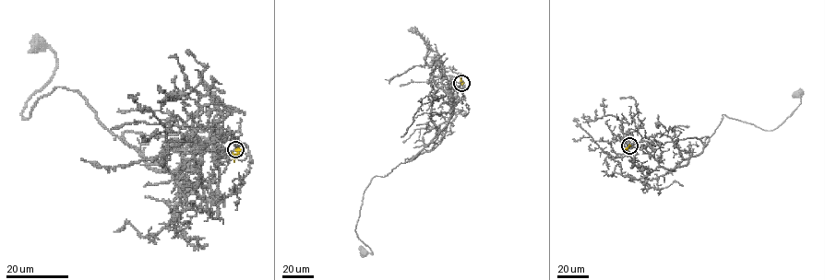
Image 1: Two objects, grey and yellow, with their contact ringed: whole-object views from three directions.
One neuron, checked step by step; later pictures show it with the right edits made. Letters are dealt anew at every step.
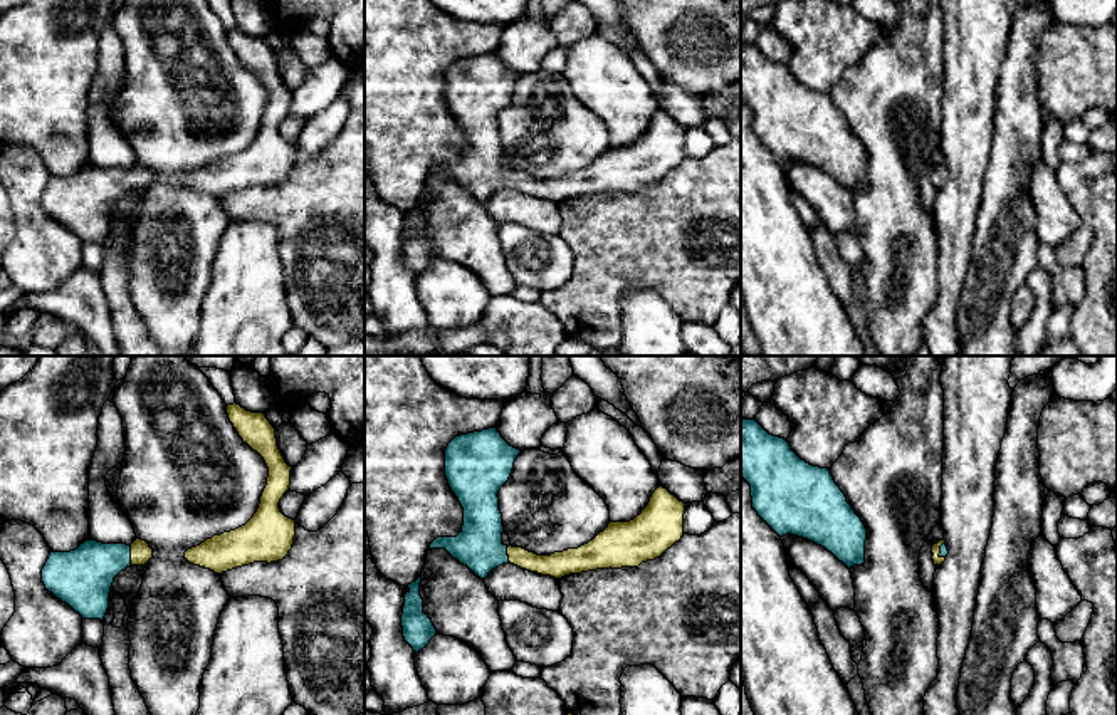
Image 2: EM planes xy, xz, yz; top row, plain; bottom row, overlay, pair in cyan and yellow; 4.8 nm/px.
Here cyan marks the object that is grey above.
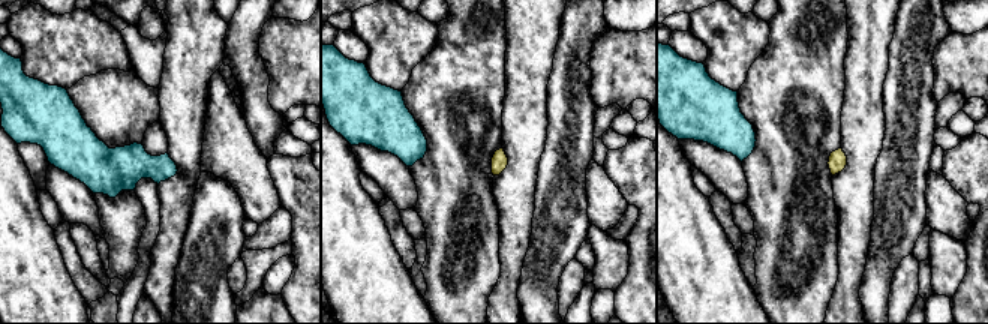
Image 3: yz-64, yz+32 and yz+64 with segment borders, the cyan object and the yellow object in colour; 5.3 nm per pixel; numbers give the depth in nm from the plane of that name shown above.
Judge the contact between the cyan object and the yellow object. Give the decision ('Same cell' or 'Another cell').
Same cell

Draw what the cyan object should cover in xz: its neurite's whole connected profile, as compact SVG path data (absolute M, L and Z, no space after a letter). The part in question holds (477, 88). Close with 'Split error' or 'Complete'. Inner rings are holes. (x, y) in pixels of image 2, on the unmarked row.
M497 52L460 59L448 67L445 74L445 101L464 133L464 149L457 161L437 161L428 173L445 173L480 203L485 203L492 193L509 186L541 200L561 203L596 193L638 191L642 186L660 181L682 163L685 128L667 112L658 111L640 139L630 146L610 146L603 156L578 173L538 180L522 171L504 170L497 117L509 104L519 77L521 74L511 70Z. Split error

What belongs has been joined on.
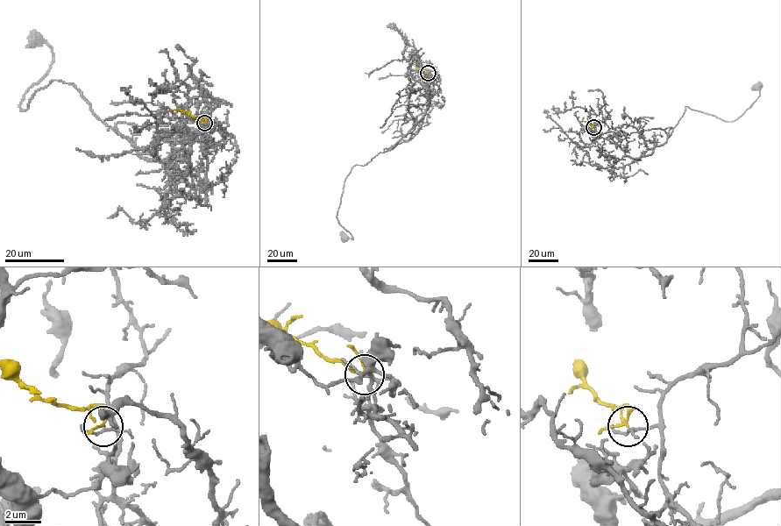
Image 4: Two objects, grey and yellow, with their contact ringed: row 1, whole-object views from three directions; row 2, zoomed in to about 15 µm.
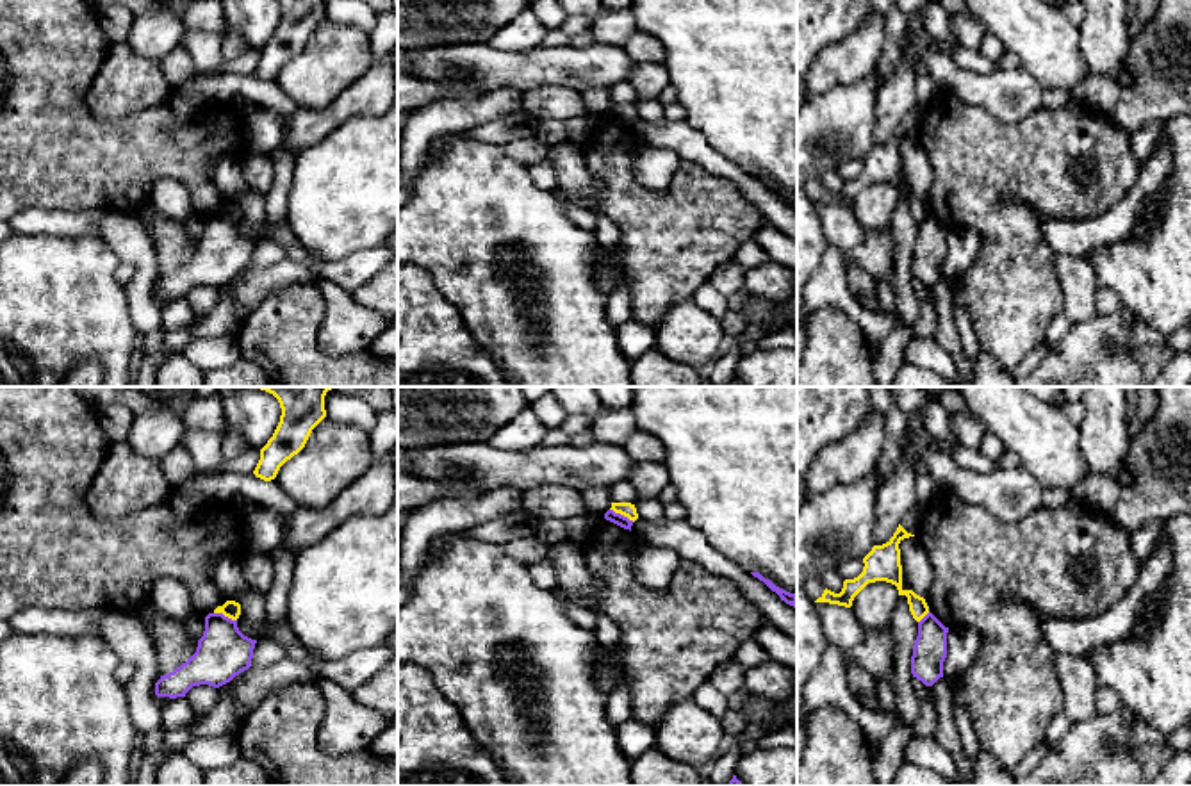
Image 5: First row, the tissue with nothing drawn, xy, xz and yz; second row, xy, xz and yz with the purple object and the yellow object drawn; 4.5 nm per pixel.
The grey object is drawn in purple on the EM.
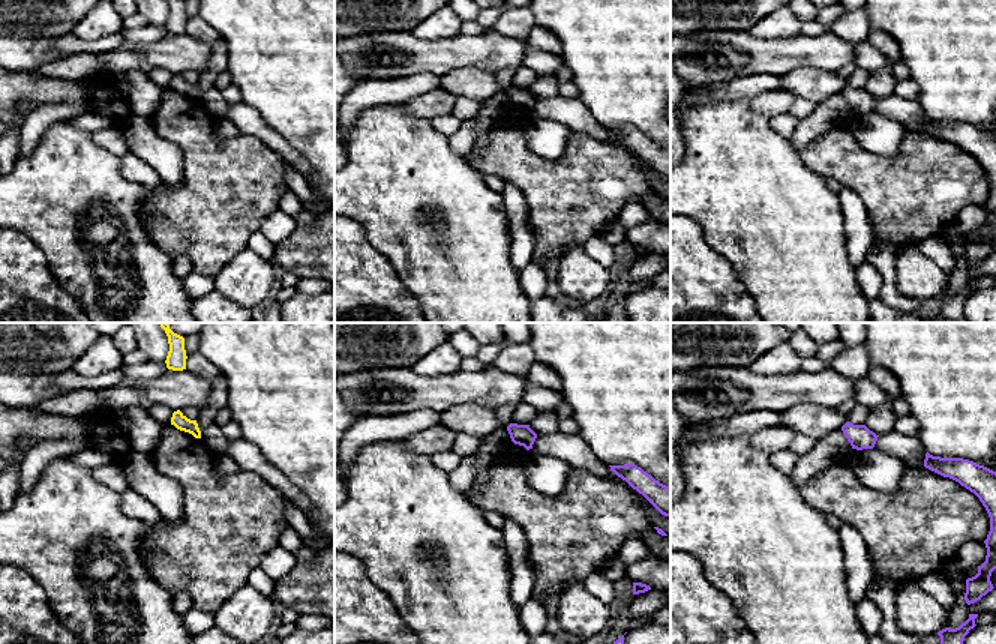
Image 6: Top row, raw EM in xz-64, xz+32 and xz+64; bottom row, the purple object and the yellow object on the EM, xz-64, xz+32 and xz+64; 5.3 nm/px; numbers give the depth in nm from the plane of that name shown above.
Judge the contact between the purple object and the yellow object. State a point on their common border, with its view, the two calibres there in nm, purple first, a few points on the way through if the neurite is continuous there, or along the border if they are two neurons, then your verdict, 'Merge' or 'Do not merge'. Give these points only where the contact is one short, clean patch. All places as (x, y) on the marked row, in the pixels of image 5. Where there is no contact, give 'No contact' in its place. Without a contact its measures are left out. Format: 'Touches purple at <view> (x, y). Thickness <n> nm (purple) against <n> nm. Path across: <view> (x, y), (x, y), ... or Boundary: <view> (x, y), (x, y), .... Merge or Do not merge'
Touches purple at xz (623, 515). Thickness 50 nm (purple) against 70 nm. Boundary: xz (610, 508), (633, 521). Do not merge

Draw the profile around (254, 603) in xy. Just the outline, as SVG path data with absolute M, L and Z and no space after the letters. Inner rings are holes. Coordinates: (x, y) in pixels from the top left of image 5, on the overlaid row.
M248 588L246 595L239 601L239 604L239 631L251 640L259 640L259 626L266 618L266 595L255 592L253 588Z

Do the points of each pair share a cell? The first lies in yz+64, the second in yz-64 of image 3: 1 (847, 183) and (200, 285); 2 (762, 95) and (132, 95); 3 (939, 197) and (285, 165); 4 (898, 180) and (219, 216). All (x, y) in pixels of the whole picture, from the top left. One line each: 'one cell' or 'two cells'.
1: two cells
2: one cell
3: two cells
4: one cell

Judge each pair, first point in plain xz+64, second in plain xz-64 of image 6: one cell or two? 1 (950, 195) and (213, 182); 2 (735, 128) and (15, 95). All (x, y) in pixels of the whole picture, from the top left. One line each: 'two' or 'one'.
1: one
2: two

